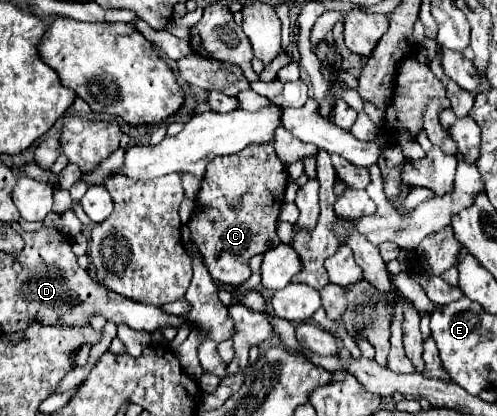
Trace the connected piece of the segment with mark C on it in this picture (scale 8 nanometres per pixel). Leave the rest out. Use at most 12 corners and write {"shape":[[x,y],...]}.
{"shape":[[269,144],[217,156],[189,228],[217,284],[281,244],[287,164]]}

